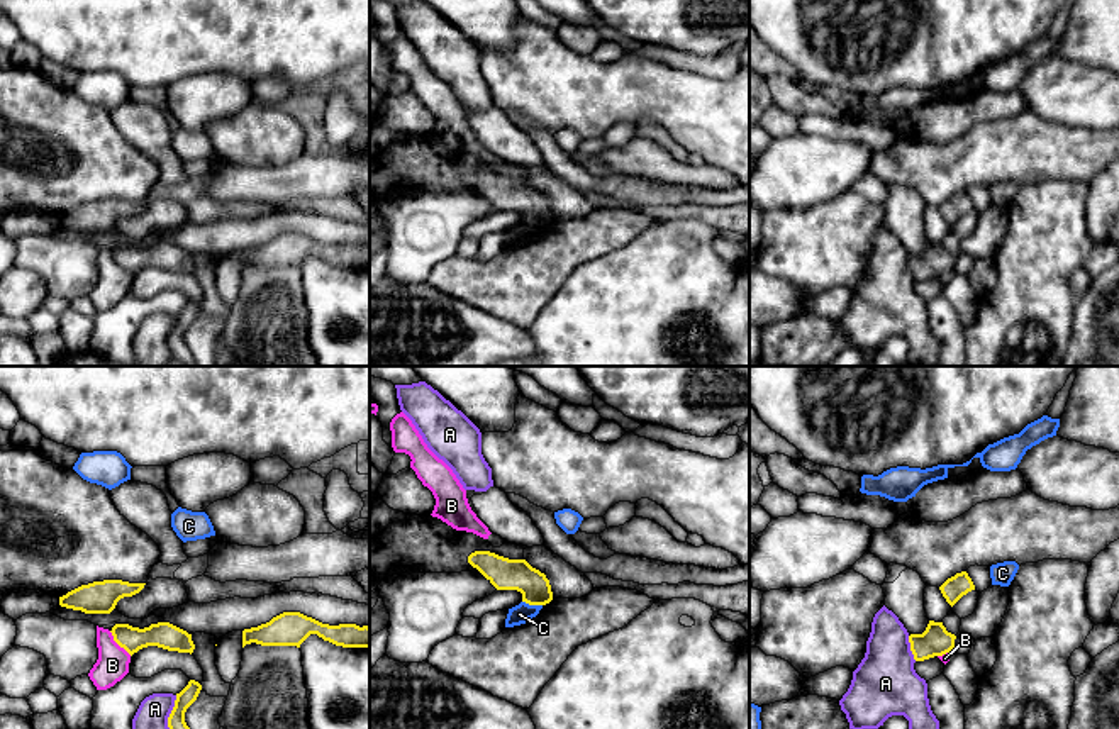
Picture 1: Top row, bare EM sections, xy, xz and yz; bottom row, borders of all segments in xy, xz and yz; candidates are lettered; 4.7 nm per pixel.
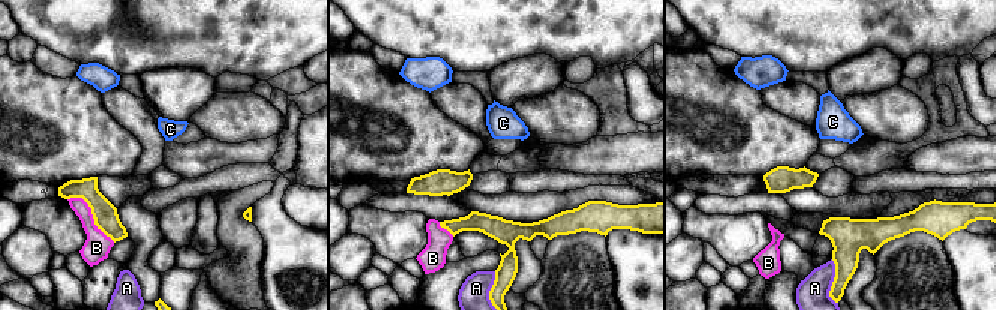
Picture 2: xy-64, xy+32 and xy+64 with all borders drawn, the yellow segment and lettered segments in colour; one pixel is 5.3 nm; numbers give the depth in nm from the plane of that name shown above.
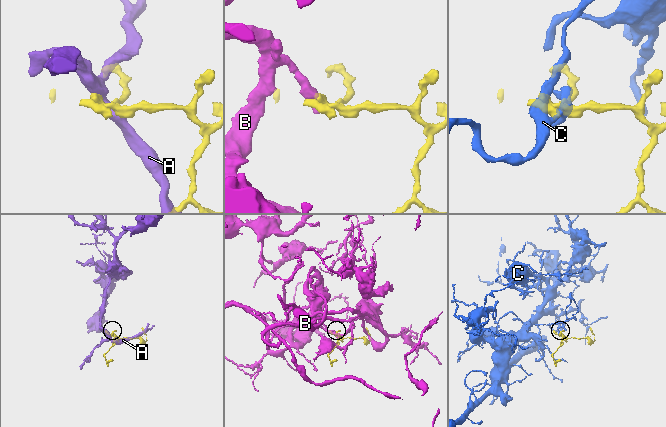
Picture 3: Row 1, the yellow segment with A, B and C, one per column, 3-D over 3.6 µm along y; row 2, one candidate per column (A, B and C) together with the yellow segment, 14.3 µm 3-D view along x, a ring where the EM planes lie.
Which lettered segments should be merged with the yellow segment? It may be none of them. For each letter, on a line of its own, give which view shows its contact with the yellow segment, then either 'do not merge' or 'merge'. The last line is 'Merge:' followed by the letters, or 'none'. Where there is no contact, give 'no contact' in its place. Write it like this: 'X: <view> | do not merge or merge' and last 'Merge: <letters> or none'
A: xy | do not merge
B: xy | do not merge
C: xz | do not merge
Merge: none

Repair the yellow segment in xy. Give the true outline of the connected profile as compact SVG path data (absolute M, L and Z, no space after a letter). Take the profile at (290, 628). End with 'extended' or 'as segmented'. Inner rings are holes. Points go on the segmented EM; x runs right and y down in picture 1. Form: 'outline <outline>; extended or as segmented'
outline M283 612L270 622L242 631L242 648L256 643L261 646L297 646L317 634L342 648L370 648L370 627L356 624L329 626L300 612Z; as segmented

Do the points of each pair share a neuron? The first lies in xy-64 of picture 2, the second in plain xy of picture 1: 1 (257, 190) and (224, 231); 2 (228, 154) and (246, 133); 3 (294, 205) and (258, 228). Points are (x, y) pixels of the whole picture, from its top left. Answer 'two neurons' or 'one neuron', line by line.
1: two neurons
2: two neurons
3: one neuron

